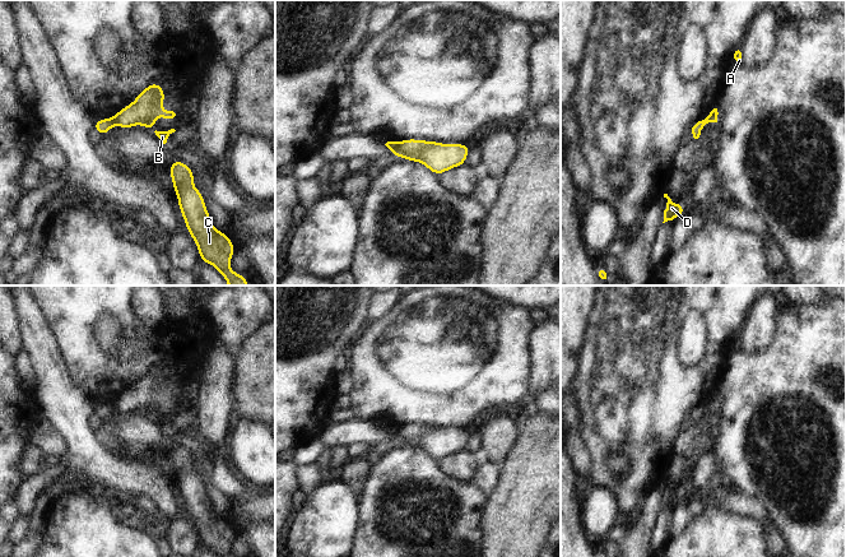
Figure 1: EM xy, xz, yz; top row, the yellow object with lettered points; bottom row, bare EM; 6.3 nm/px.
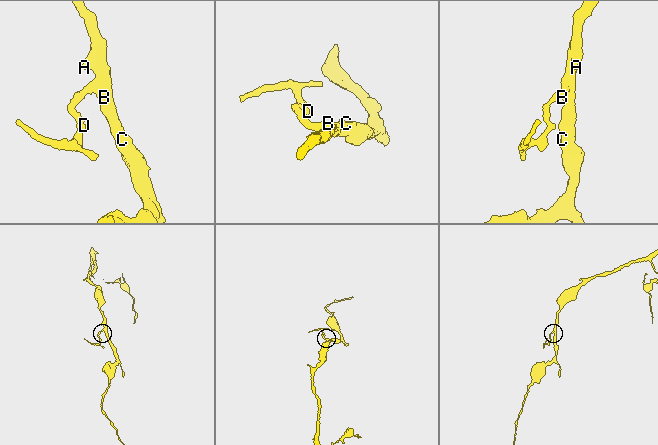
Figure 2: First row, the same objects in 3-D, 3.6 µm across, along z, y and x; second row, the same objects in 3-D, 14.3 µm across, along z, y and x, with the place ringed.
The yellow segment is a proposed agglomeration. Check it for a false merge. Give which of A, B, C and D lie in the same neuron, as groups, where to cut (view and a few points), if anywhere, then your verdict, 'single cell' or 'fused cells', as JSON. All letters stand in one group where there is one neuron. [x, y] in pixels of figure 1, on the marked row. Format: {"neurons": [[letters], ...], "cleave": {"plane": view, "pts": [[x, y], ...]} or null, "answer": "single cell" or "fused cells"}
{"neurons": [["A", "B", "C"], ["D"]], "cleave": {"plane": "xz", "pts": [[398, 142], [396, 149], [393, 153]]}, "answer": "fused cells"}

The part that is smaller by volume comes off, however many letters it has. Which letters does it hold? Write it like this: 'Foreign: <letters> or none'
Foreign: D

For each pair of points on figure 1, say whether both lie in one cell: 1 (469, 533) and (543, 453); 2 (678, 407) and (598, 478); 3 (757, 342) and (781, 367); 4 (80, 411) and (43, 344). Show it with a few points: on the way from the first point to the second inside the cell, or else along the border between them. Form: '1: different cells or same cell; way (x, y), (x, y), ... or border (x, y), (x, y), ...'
1: different cells; border (488, 495), (480, 518), (482, 543)
2: same cell; way (652, 407), (649, 407), (603, 453)
3: different cells; border (776, 321), (767, 348), (742, 349)
4: same cell; way (64, 394), (51, 381), (46, 361)

